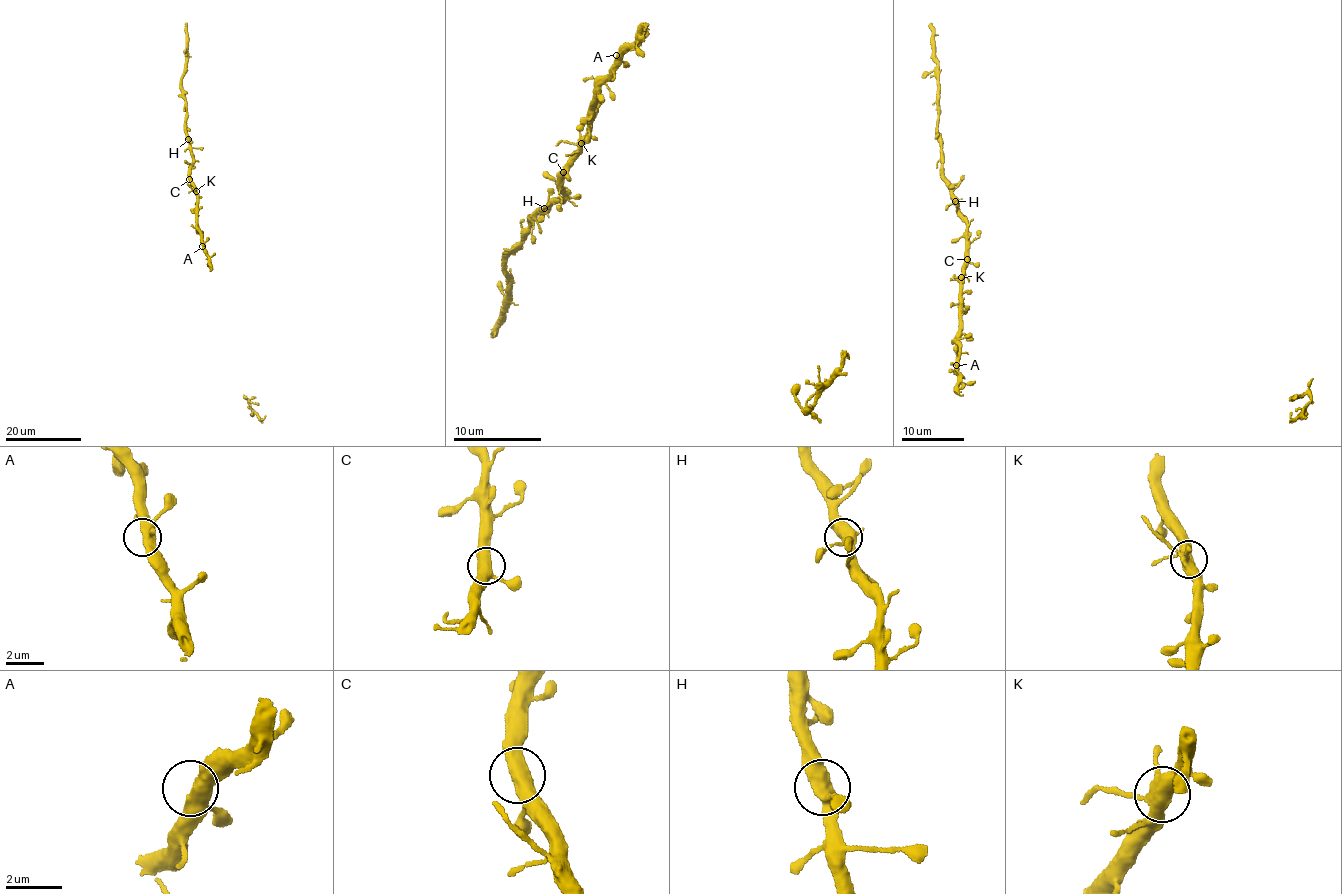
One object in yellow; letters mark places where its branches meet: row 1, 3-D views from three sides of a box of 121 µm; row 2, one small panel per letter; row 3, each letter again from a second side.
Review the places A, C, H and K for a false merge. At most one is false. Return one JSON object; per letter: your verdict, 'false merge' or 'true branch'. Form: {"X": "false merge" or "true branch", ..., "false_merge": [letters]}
{"A": "true branch", "C": "true branch", "H": "true branch", "K": "true branch", "false_merge": []}

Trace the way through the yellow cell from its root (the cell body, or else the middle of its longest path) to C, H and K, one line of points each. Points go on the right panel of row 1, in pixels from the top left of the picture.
C: (958, 362), (959, 287), (967, 259)
H: (958, 362), (959, 287), (966, 261), (966, 219), (954, 201)
K: (958, 362), (961, 277)

